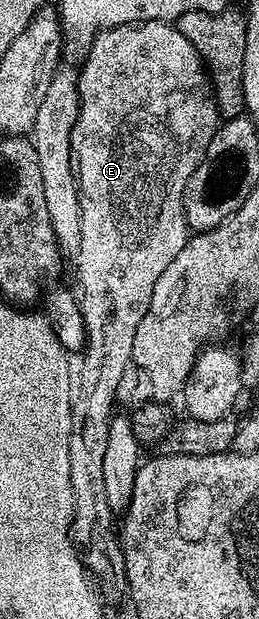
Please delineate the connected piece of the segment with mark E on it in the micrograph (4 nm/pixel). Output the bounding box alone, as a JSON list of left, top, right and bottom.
[69,21,219,587]

